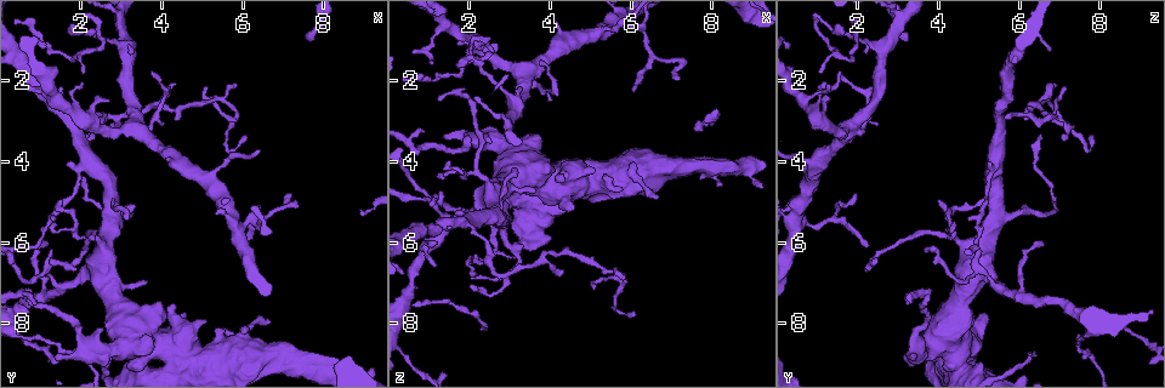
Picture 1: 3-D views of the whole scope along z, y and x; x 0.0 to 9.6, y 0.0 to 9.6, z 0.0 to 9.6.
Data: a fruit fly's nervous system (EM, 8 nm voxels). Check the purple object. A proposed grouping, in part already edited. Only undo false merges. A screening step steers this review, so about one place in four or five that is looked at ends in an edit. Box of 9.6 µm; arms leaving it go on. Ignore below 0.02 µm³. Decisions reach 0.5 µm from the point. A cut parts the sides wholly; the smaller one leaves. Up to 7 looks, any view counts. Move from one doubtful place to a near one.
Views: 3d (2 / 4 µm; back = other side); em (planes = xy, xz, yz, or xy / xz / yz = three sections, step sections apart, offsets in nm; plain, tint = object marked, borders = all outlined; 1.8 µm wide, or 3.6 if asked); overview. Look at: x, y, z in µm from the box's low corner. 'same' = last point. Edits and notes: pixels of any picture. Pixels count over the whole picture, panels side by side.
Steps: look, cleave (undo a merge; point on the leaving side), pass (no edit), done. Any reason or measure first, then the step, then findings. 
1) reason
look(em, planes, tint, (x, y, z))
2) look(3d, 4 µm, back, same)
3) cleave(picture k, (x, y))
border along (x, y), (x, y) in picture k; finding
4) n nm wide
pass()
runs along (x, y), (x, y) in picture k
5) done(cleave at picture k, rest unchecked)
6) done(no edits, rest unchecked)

three arms meet
look(3d, 4 µm, (1.90, 3.15, 5.55))

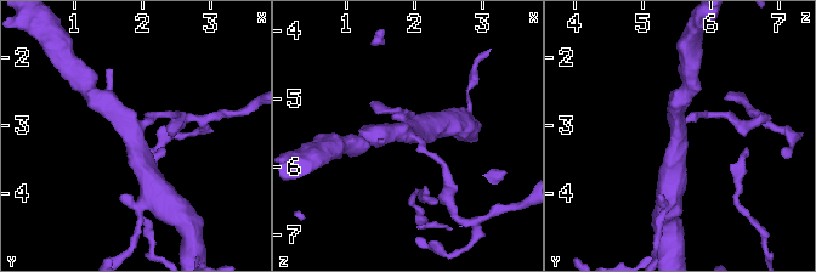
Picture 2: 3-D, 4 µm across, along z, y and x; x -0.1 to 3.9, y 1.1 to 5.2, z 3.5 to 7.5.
3 arms
look(em, yz, step 8, tint, (1.90, 3.10, 5.55))

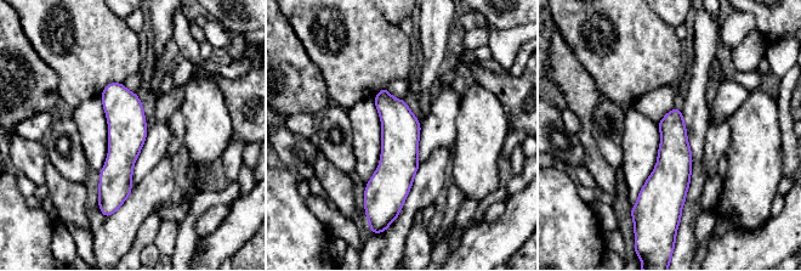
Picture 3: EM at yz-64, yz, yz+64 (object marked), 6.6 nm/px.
cut it another way
look(em, xz, step 16, tint, same)

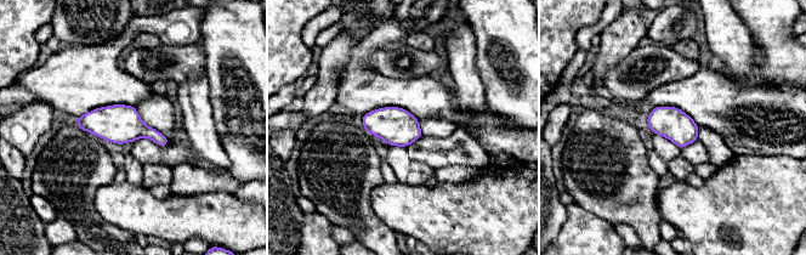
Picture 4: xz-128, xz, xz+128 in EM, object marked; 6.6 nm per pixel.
pass()
one neuron here

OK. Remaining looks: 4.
thick turns thin
look(3d, 4 µm, (3.45, 3.15, 1.80))

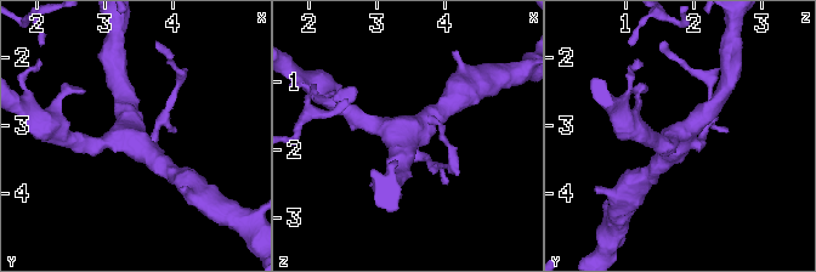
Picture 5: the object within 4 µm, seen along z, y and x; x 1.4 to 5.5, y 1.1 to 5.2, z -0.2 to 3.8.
look(em, xy, step 4, tint, (3.45, 3.15, 1.80))

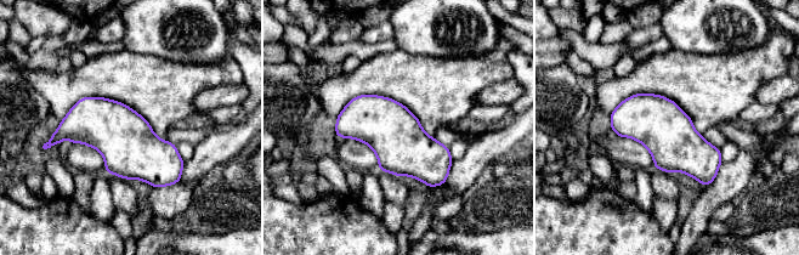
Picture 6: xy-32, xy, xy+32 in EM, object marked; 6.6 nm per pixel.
pass()
all the same neuron

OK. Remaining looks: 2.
three-way junction
look(em, planes, tint, (5.05, 4.45, 0.90))

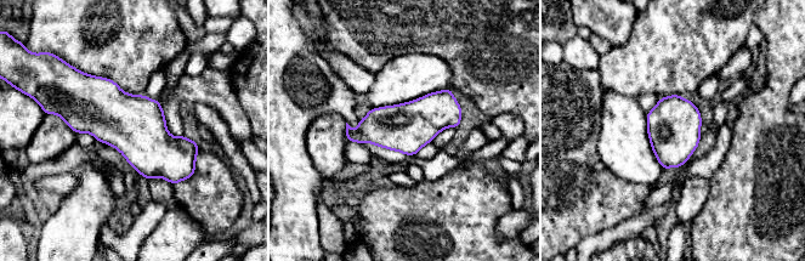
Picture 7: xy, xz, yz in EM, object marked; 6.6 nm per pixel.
pass()
one neuron here

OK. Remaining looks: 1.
done(no edits, rest unchecked)

